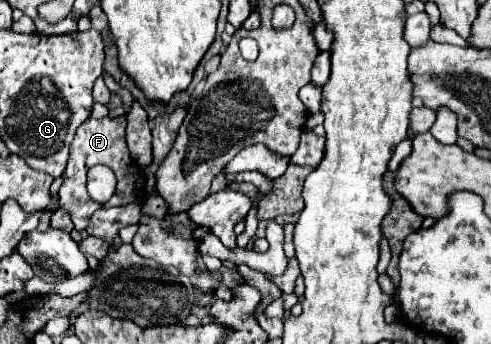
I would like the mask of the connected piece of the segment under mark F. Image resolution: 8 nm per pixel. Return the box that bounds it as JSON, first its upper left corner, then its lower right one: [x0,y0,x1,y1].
[60,116,140,232]

